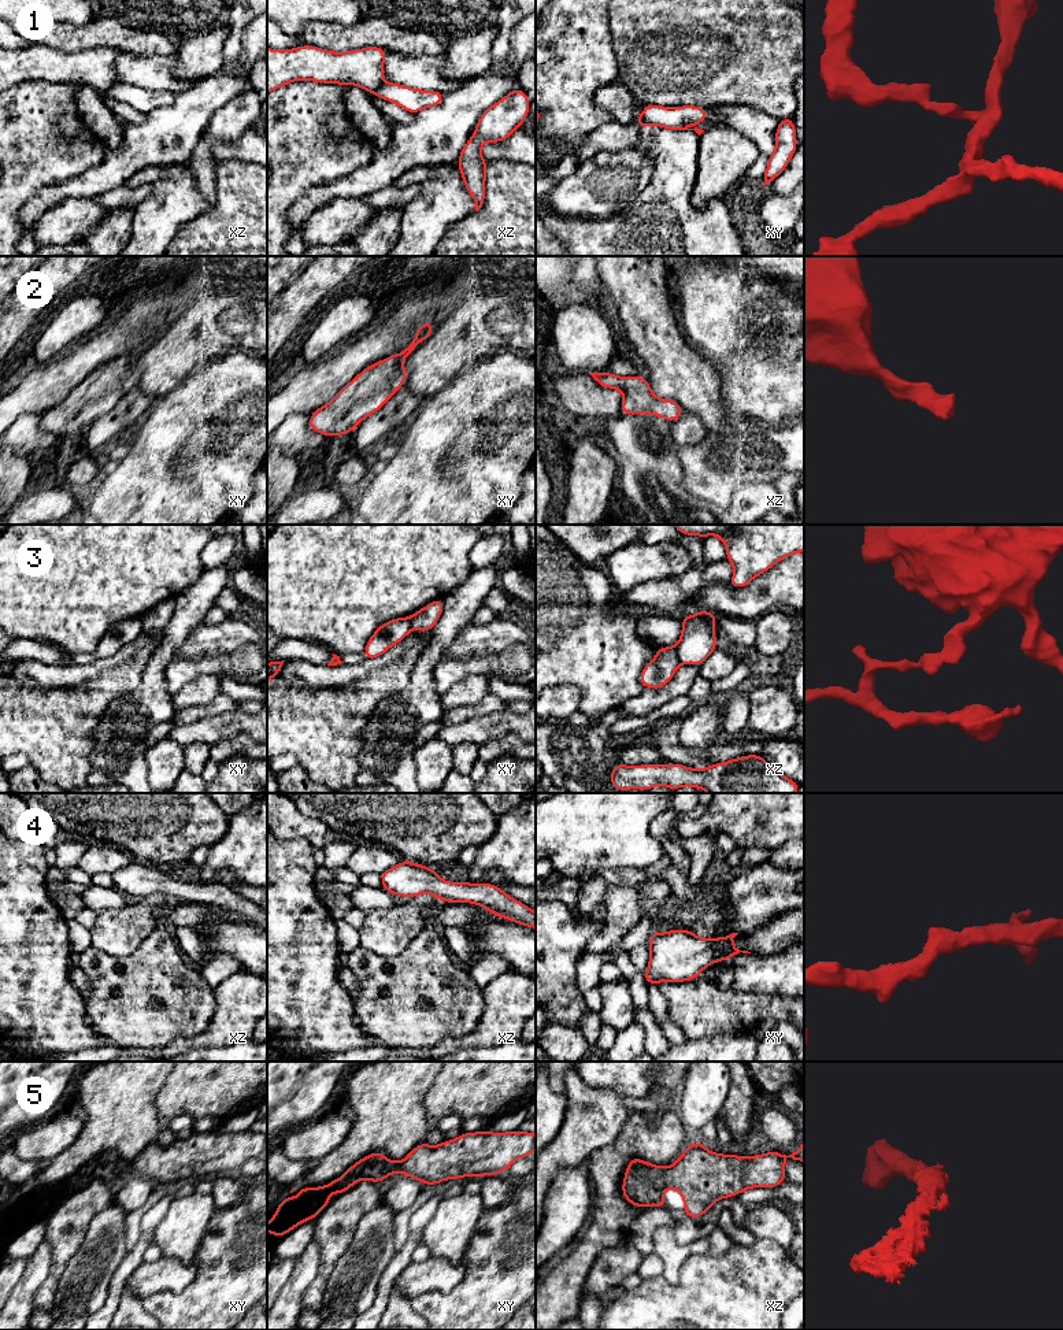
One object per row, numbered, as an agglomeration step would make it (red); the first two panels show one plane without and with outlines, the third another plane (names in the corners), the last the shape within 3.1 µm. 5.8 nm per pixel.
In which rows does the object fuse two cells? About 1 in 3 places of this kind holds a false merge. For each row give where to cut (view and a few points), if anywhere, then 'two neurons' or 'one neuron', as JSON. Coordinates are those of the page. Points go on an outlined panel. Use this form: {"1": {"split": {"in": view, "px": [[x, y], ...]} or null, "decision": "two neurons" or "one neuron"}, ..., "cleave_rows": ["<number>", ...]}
{"1": {"split": {"in": "xz", "px": [[380, 85], [373, 92]]}, "decision": "two neurons"}, "2": {"split": null, "decision": "one neuron"}, "3": {"split": {"in": "xz", "px": [[674, 647], [680, 662]]}, "decision": "two neurons"}, "4": {"split": null, "decision": "one neuron"}, "5": {"split": null, "decision": "one neuron"}, "cleave_rows": ["1", "3"]}

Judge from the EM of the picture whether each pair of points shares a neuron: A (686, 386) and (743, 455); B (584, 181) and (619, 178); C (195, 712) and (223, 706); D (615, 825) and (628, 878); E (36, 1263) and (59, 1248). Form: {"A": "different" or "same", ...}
{"A": "different", "B": "same", "C": "same", "D": "different", "E": "different"}

